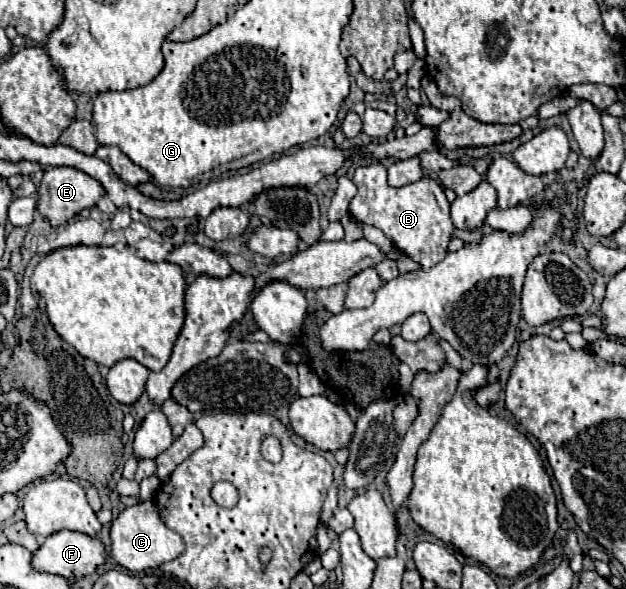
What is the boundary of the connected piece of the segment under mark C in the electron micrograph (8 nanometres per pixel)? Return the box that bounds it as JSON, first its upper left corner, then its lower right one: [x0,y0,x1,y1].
[111,501,183,573]

